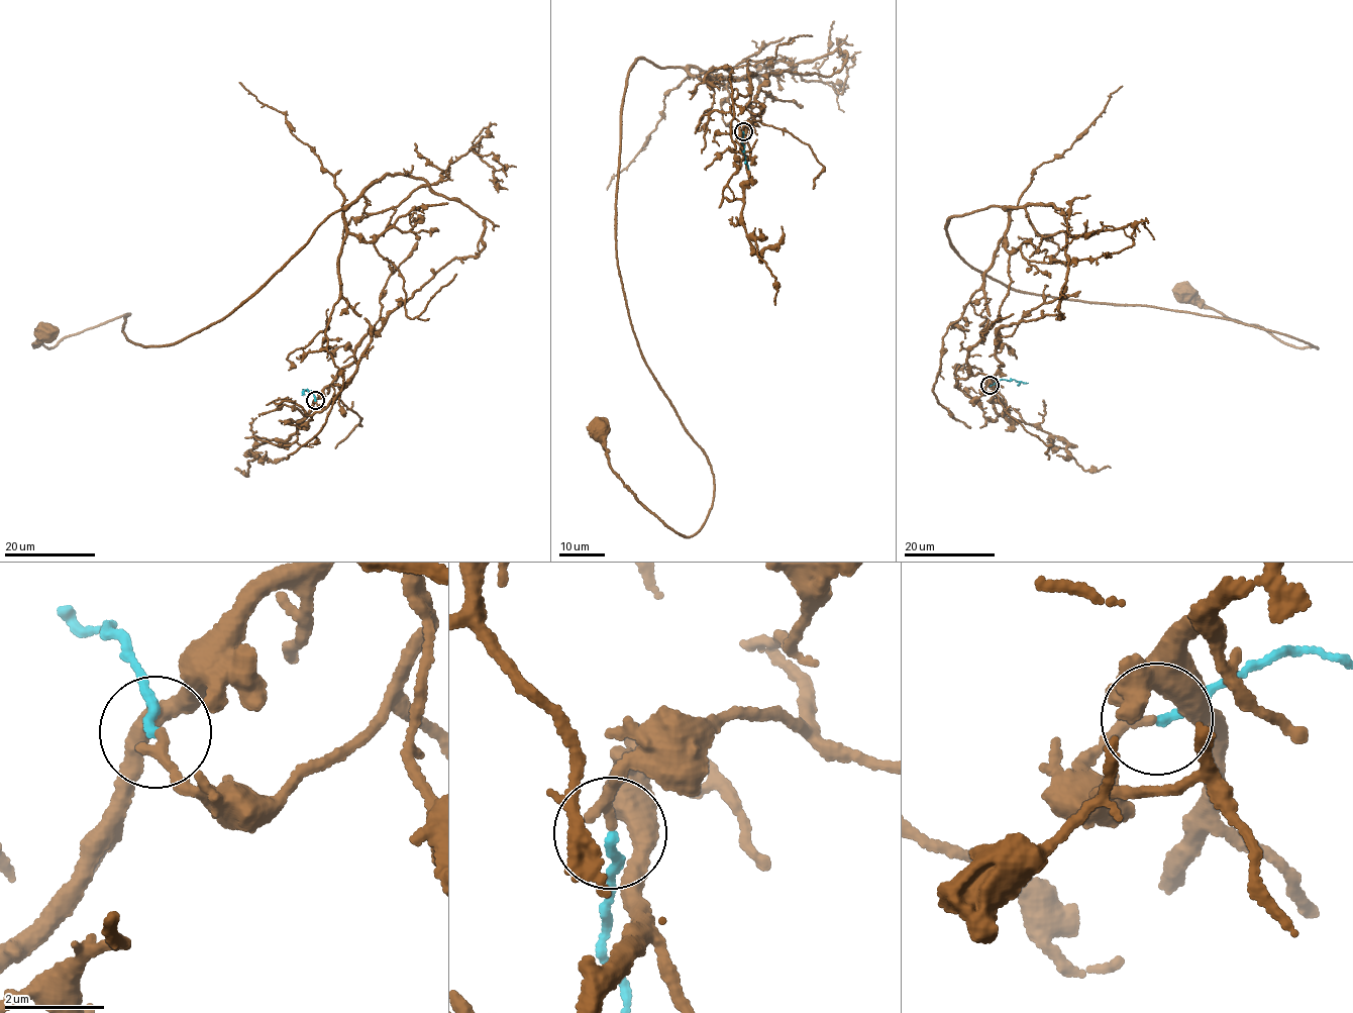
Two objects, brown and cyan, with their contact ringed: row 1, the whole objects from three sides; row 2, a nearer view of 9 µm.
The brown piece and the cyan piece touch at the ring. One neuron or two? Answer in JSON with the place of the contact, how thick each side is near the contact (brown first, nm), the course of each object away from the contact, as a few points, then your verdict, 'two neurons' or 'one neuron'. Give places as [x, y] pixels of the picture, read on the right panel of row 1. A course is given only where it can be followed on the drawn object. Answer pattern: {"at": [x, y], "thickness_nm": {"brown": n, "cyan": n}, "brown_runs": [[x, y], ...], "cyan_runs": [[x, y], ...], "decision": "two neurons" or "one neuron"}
{"at": [990, 385], "thickness_nm": {"brown": 160, "cyan": 170}, "brown_runs": [[989, 385], [1022, 420], [997, 333], [1063, 318], [1068, 225], [951, 217], [1011, 287], [1318, 348], [1186, 292]], "cyan_runs": [[990, 385], [1005, 379], [1028, 383]], "decision": "one neuron"}

